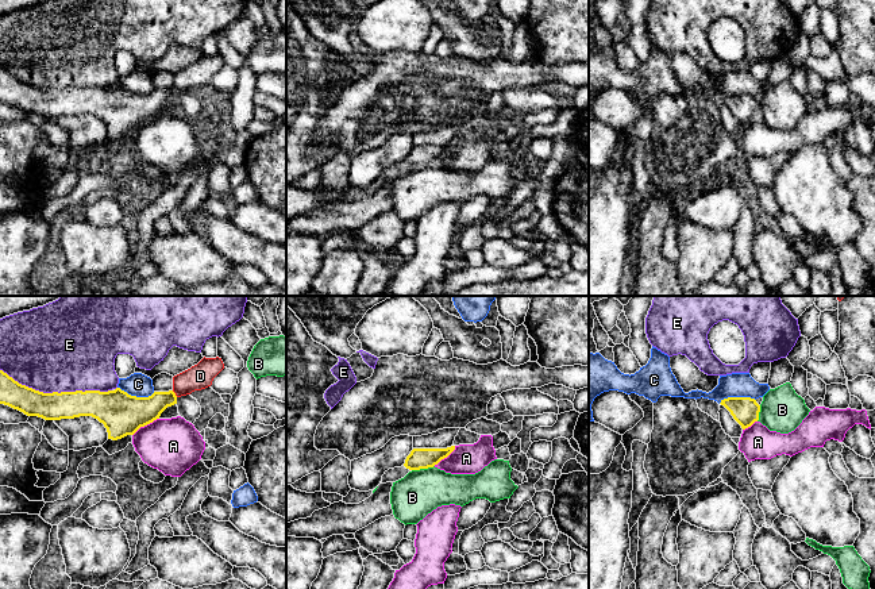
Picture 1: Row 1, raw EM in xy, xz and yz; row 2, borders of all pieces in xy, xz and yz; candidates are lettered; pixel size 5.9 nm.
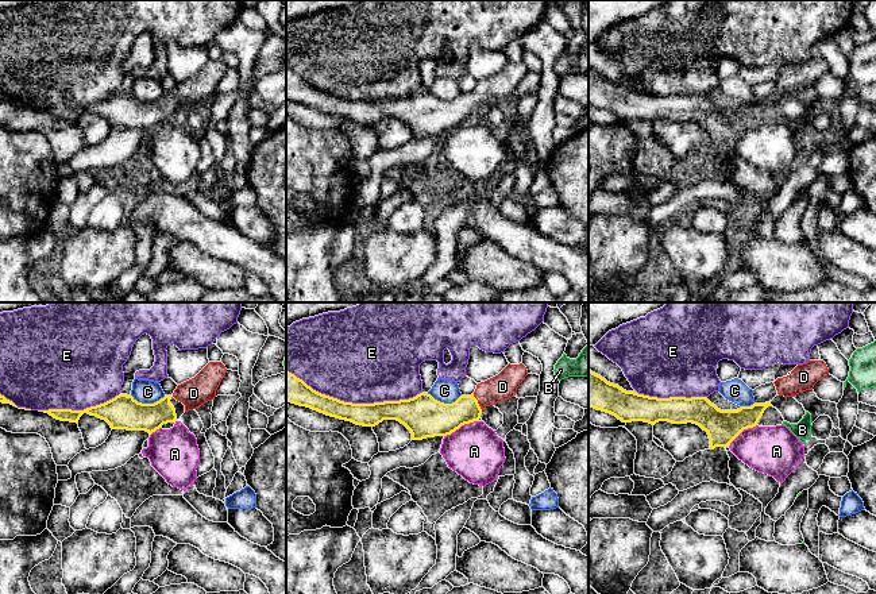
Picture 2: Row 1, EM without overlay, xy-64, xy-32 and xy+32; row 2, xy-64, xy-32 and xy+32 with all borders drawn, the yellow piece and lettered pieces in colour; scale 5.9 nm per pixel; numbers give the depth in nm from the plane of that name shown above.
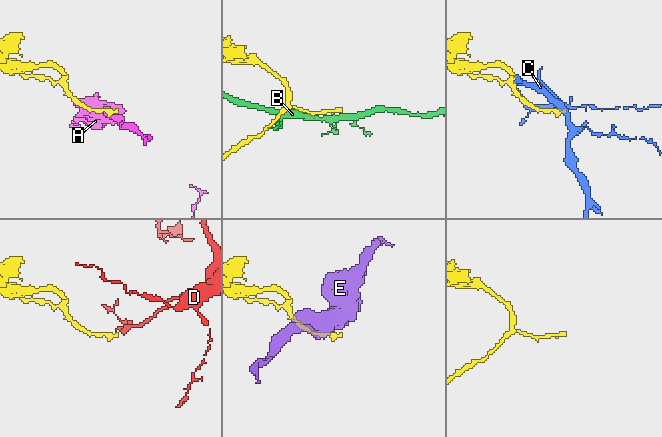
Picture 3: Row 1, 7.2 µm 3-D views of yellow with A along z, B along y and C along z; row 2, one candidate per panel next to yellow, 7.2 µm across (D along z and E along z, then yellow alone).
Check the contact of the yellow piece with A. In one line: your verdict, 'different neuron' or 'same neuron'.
different neuron

